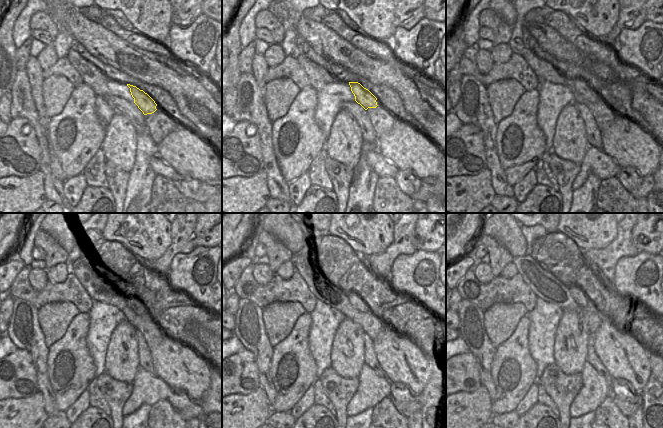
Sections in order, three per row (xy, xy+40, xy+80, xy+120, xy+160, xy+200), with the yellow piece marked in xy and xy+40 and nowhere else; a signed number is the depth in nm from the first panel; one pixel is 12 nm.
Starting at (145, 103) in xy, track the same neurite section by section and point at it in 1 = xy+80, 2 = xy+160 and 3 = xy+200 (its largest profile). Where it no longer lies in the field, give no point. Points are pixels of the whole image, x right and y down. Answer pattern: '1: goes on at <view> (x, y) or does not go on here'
1: goes on at xy+80 (581, 85)
2: goes on at xy+160 (356, 301)
3: goes on at xy+200 (578, 295)

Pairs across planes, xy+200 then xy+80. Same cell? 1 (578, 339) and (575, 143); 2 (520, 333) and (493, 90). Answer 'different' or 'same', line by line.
1: same
2: different

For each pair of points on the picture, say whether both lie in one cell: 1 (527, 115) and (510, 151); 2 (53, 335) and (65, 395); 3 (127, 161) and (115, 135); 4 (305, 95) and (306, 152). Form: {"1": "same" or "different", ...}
{"1": "same", "2": "different", "3": "same", "4": "same"}

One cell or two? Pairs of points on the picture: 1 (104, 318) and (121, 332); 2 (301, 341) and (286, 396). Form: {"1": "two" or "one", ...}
{"1": "two", "2": "one"}

